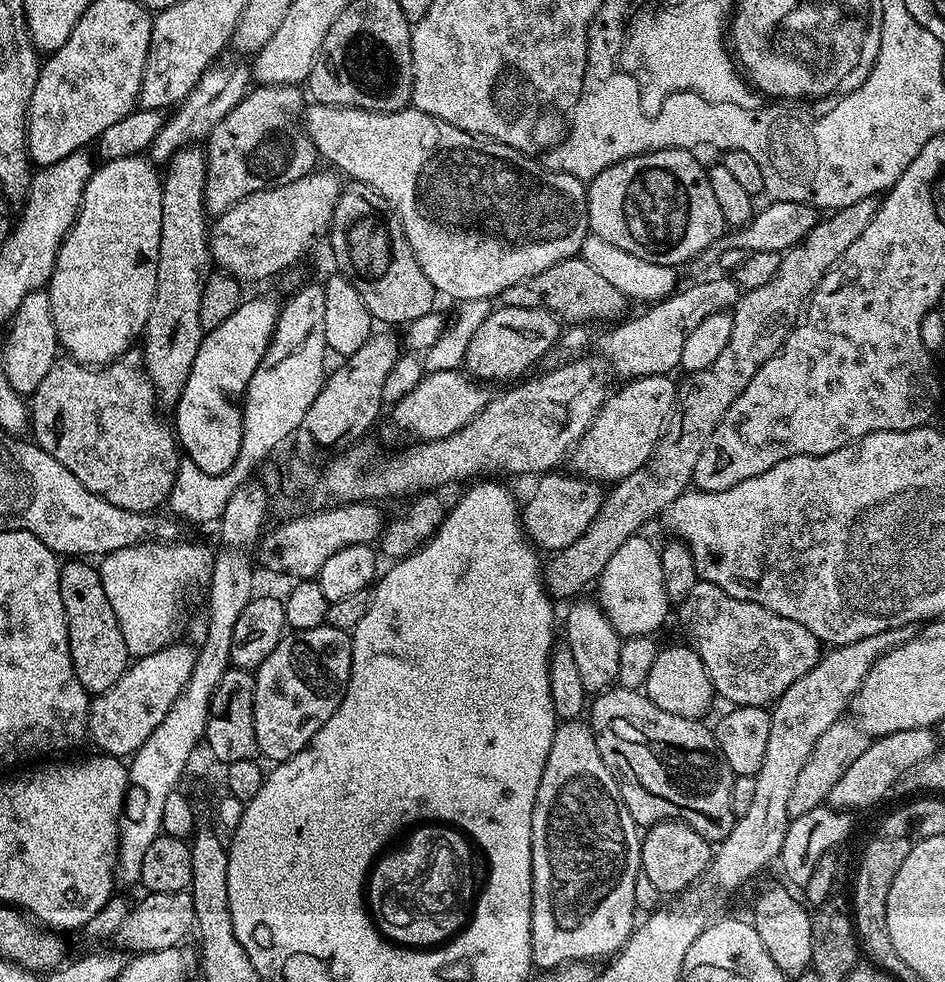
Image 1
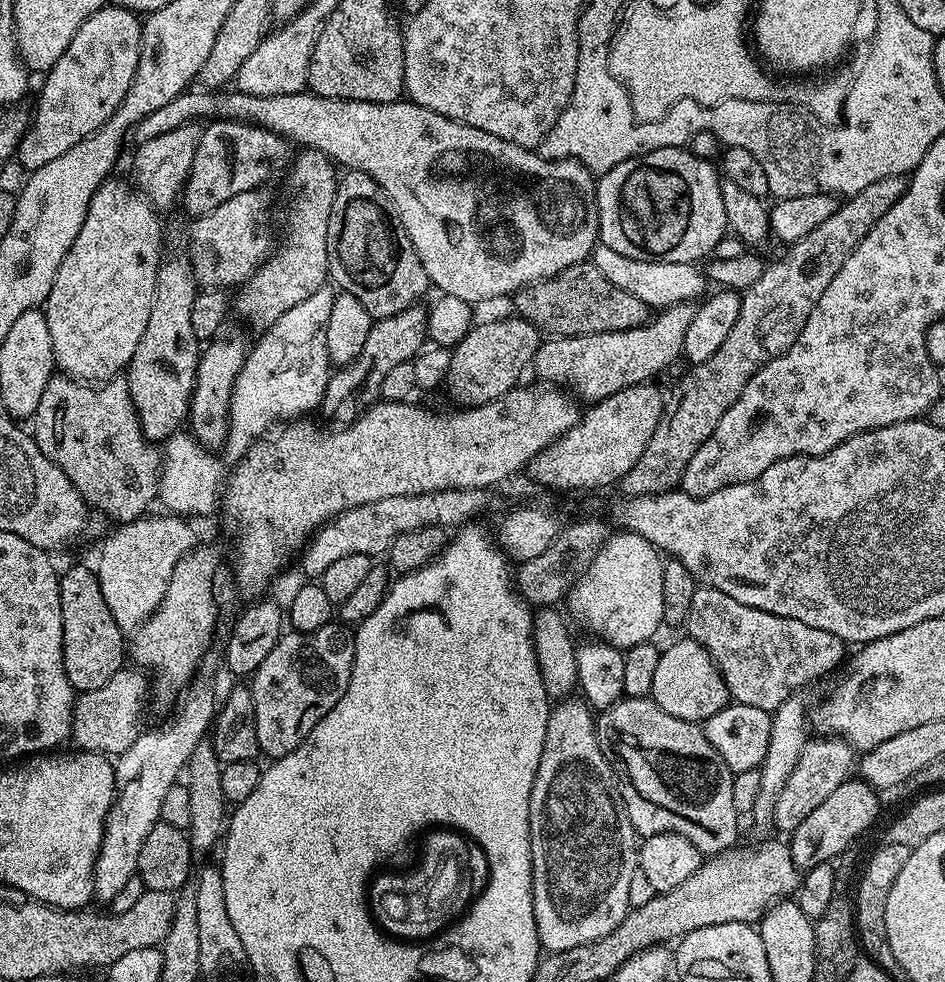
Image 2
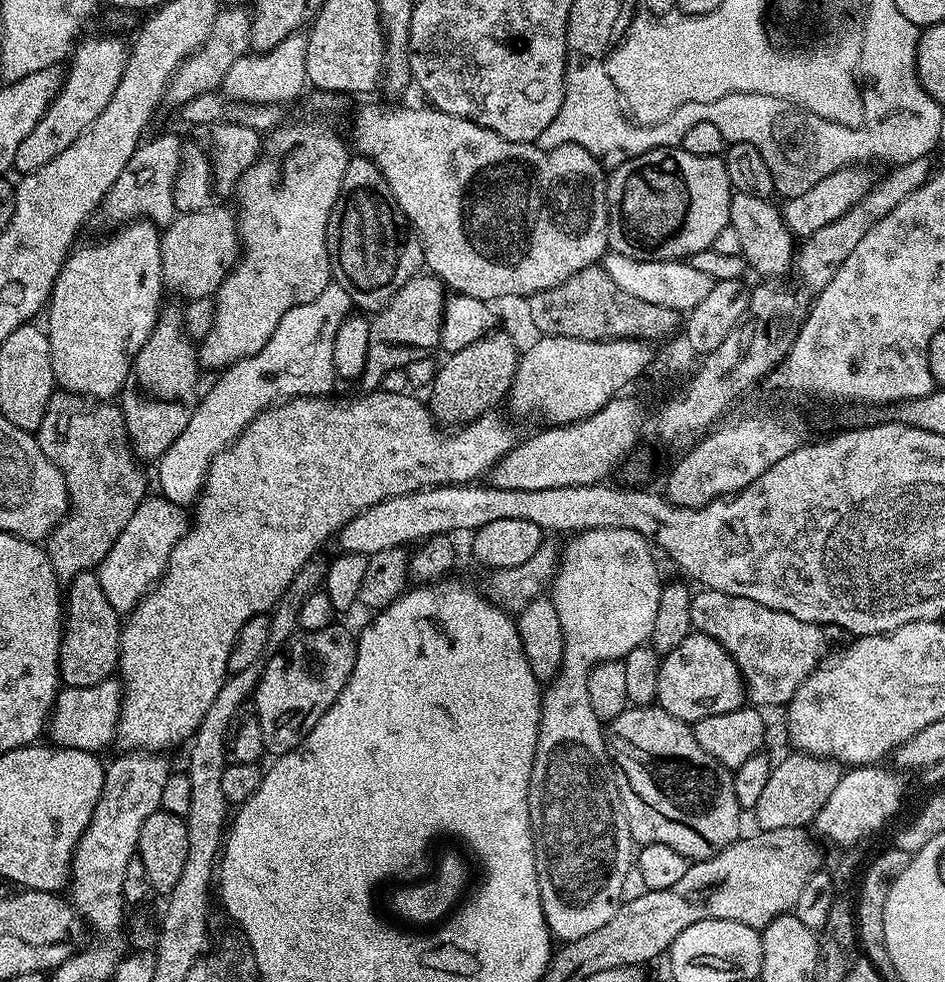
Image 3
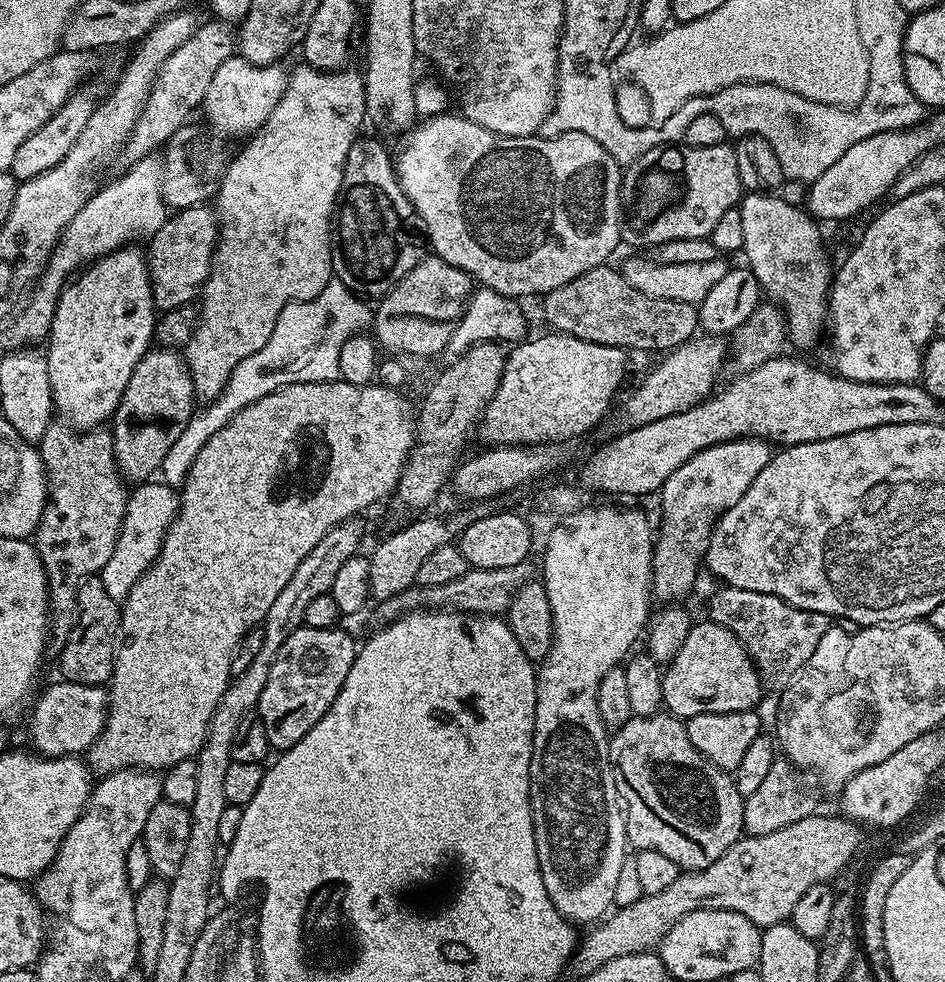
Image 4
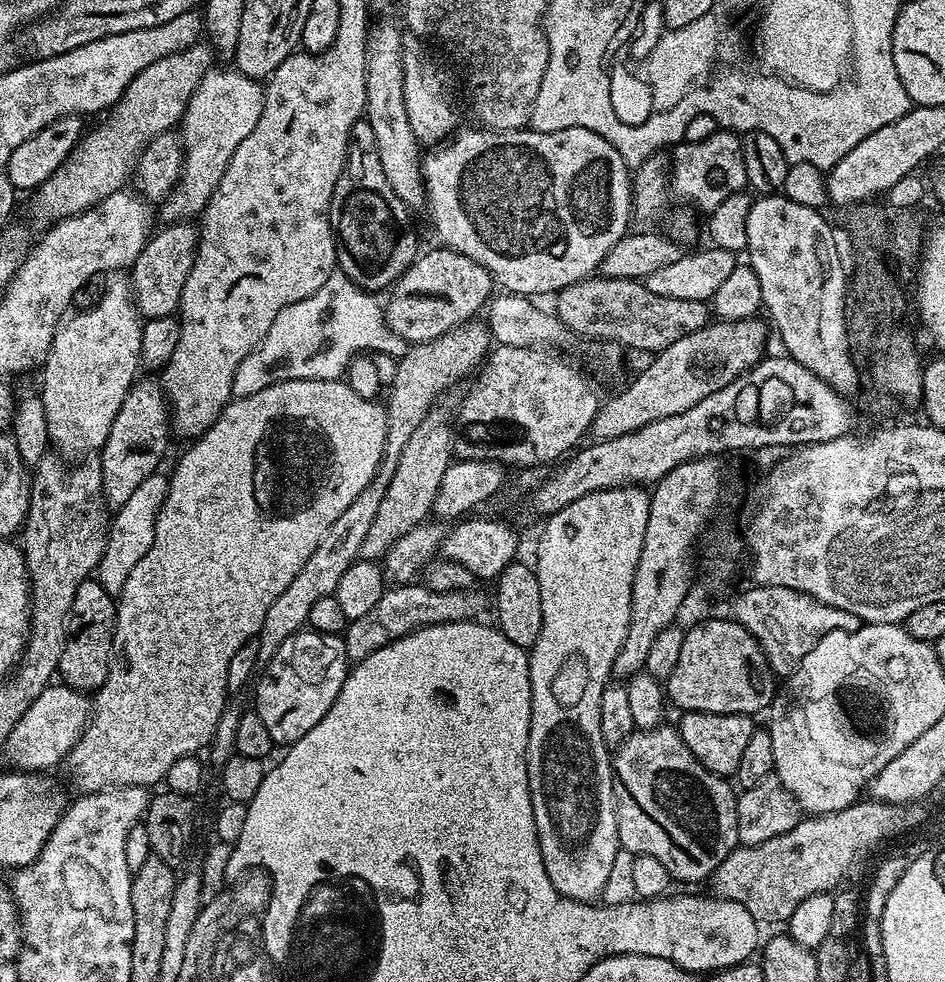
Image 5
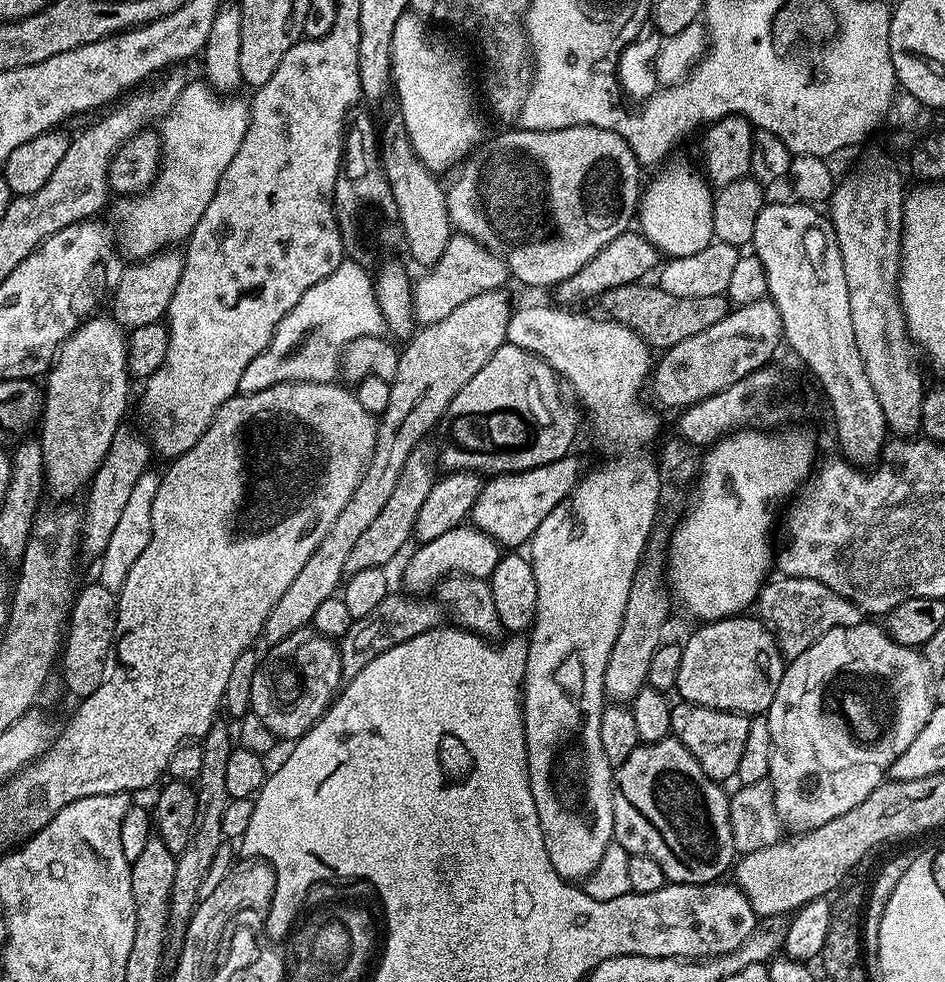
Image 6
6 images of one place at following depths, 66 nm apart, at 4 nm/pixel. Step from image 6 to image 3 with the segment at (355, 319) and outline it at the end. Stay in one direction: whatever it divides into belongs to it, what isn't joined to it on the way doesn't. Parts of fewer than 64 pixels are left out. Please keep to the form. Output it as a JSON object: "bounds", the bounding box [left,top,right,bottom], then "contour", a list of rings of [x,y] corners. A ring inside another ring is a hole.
{"bounds":[156,282,353,506],"contour":[[[335,282],[326,286],[314,302],[302,302],[302,306],[294,306],[282,314],[282,322],[270,334],[270,342],[258,350],[258,354],[244,356],[219,373],[216,385],[208,393],[199,397],[196,408],[190,414],[190,422],[186,422],[186,430],[174,438],[170,450],[162,454],[158,461],[156,476],[160,479],[159,495],[164,499],[181,506],[195,505],[200,499],[200,490],[204,486],[204,477],[208,474],[208,467],[214,457],[229,444],[232,444],[242,434],[245,426],[251,422],[259,412],[265,412],[274,404],[291,400],[293,396],[328,396],[331,388],[338,384],[338,377],[334,370],[334,334],[338,334],[338,326],[353,311],[352,299],[346,294],[341,284]]]}

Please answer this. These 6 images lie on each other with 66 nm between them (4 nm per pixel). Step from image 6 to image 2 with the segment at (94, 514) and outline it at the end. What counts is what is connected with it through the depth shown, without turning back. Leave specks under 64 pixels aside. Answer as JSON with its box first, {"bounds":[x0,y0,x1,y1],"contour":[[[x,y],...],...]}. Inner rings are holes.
{"bounds":[126,255,202,442],"contour":[[[187,255],[172,256],[169,260],[167,257],[161,263],[156,275],[150,318],[146,322],[146,330],[142,330],[142,342],[138,342],[138,350],[134,350],[134,358],[126,369],[128,392],[136,407],[144,437],[153,442],[163,442],[175,432],[181,431],[188,419],[188,408],[192,405],[192,391],[196,385],[196,371],[202,351],[202,341],[194,334],[194,325],[190,322],[197,291],[196,275]]]}

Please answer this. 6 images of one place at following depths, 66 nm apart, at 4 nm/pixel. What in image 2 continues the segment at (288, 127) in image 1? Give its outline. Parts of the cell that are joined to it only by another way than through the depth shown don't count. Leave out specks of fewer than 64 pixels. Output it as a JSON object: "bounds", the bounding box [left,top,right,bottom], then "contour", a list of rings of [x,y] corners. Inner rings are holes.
{"bounds":[182,118,290,218],"contour":[[[216,118],[207,127],[201,131],[188,181],[182,187],[182,204],[184,200],[192,218],[210,214],[222,202],[230,202],[234,194],[263,189],[264,183],[283,166],[290,147],[289,141],[279,133],[241,120]]]}

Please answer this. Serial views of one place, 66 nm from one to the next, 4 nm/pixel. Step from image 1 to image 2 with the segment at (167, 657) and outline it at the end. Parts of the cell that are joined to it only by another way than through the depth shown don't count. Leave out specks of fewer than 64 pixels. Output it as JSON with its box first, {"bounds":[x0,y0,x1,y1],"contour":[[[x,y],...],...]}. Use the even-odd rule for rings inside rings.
{"bounds":[71,666,150,758],"contour":[[[125,666],[99,690],[81,692],[72,709],[71,743],[85,752],[101,752],[109,758],[120,756],[140,737],[144,724],[144,699],[150,696],[150,680],[143,671]]]}

